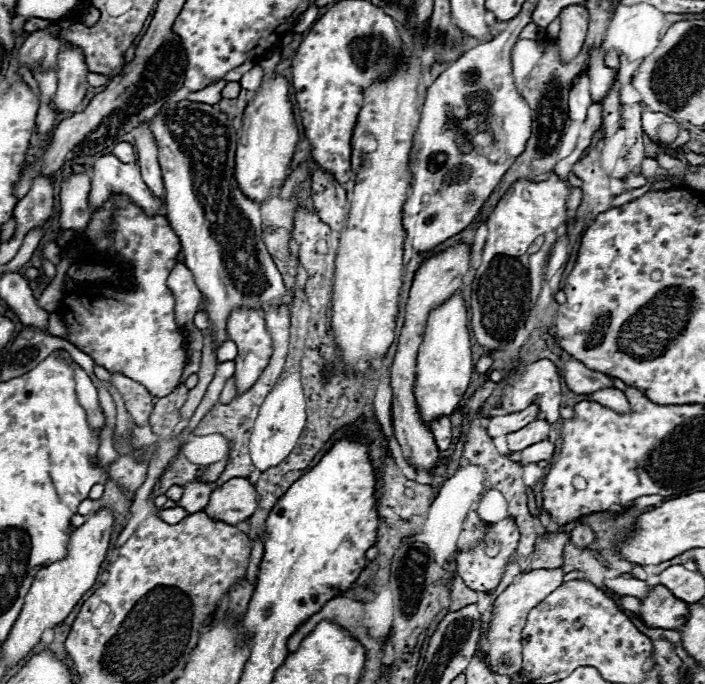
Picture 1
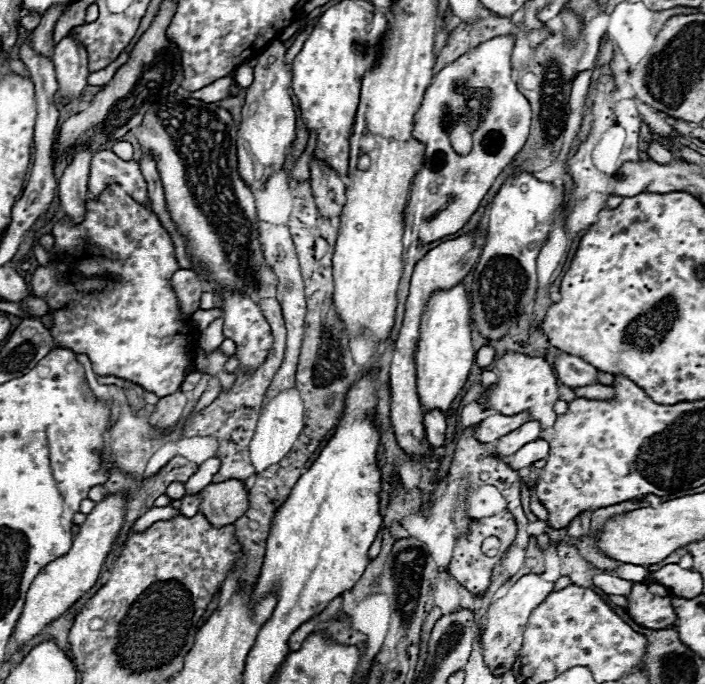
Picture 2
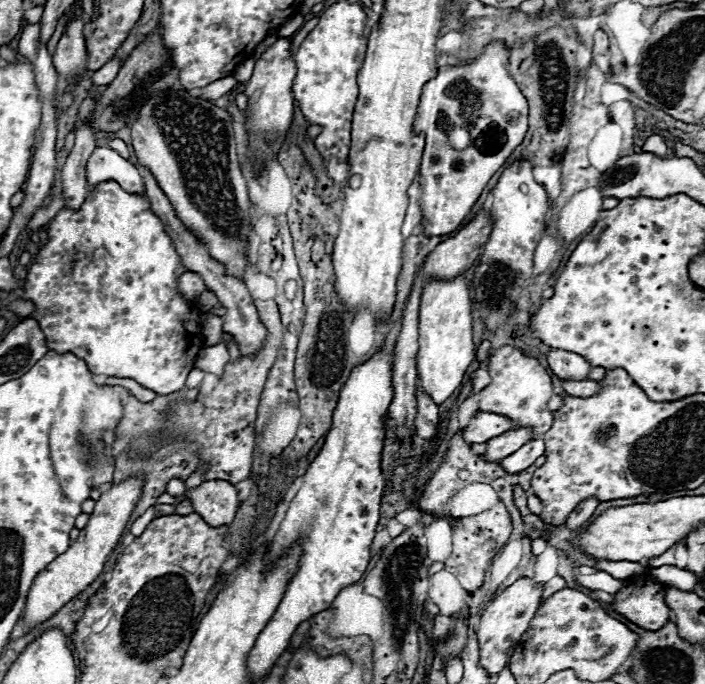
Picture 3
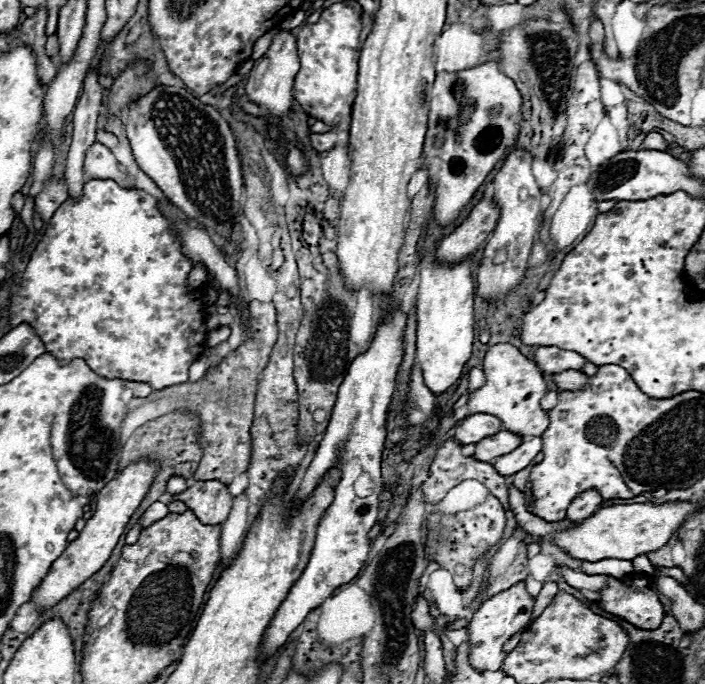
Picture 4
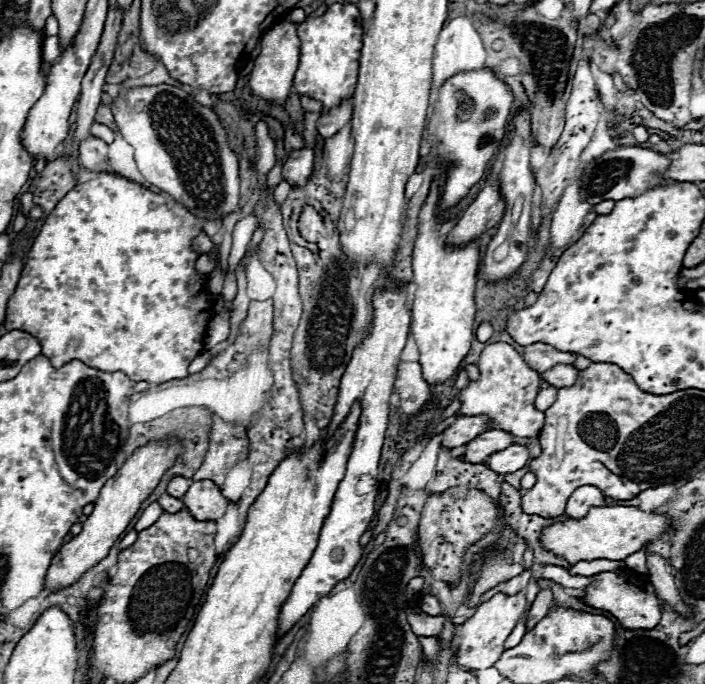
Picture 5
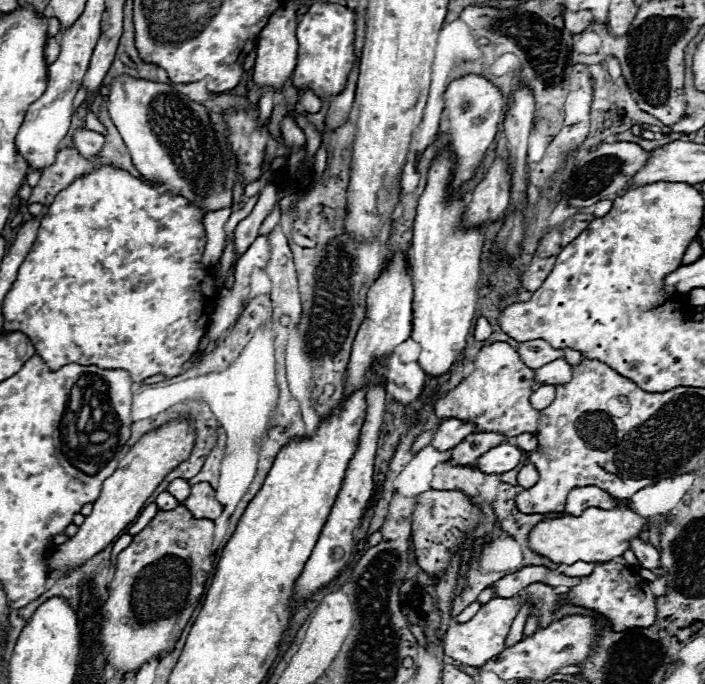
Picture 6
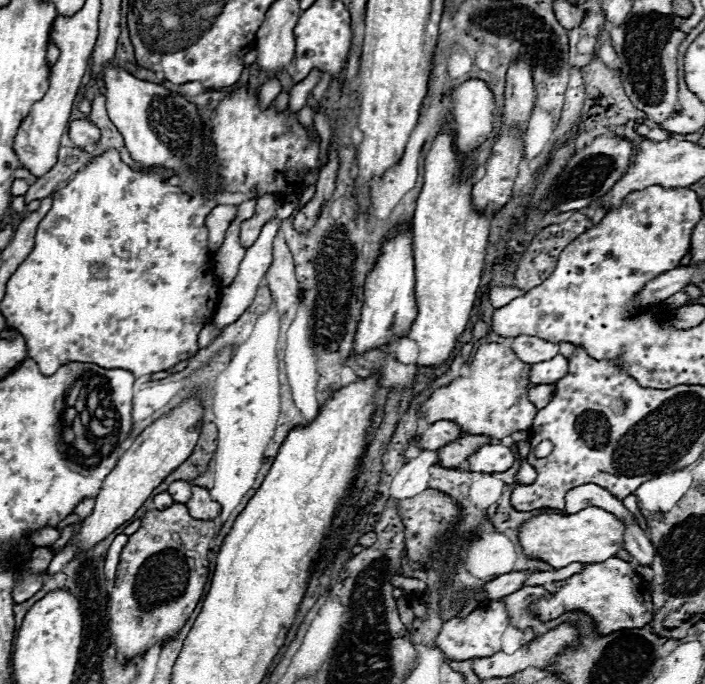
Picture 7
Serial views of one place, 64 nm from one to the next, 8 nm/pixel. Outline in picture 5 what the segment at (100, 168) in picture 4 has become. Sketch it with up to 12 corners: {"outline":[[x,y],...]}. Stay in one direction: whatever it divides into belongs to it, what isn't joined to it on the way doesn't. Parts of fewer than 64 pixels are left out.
{"outline":[[88,136],[78,148],[80,164],[92,172],[108,160],[108,144]]}

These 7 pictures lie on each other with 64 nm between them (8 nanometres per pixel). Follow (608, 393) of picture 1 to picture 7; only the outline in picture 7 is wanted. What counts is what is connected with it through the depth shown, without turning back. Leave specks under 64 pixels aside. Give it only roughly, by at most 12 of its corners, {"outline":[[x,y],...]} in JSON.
{"outline":[[566,358],[532,364],[530,384],[554,384],[566,376]]}

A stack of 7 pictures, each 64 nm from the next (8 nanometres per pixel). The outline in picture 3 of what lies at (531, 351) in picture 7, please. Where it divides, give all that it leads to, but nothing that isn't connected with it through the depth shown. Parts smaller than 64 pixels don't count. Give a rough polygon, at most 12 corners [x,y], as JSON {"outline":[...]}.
{"outline":[[550,348],[546,364],[562,380],[588,378],[590,364],[574,352]]}

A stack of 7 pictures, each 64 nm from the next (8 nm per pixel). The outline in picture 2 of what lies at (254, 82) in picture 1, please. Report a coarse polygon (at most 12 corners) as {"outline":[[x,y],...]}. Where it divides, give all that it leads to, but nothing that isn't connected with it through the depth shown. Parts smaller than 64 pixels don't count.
{"outline":[[250,64],[236,70],[234,80],[238,86],[248,88],[254,80]]}

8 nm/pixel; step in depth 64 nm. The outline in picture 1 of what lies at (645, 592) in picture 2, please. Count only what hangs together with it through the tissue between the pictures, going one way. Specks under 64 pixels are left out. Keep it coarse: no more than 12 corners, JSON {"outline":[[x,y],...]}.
{"outline":[[666,586],[640,598],[638,618],[650,628],[676,630],[686,602]]}

